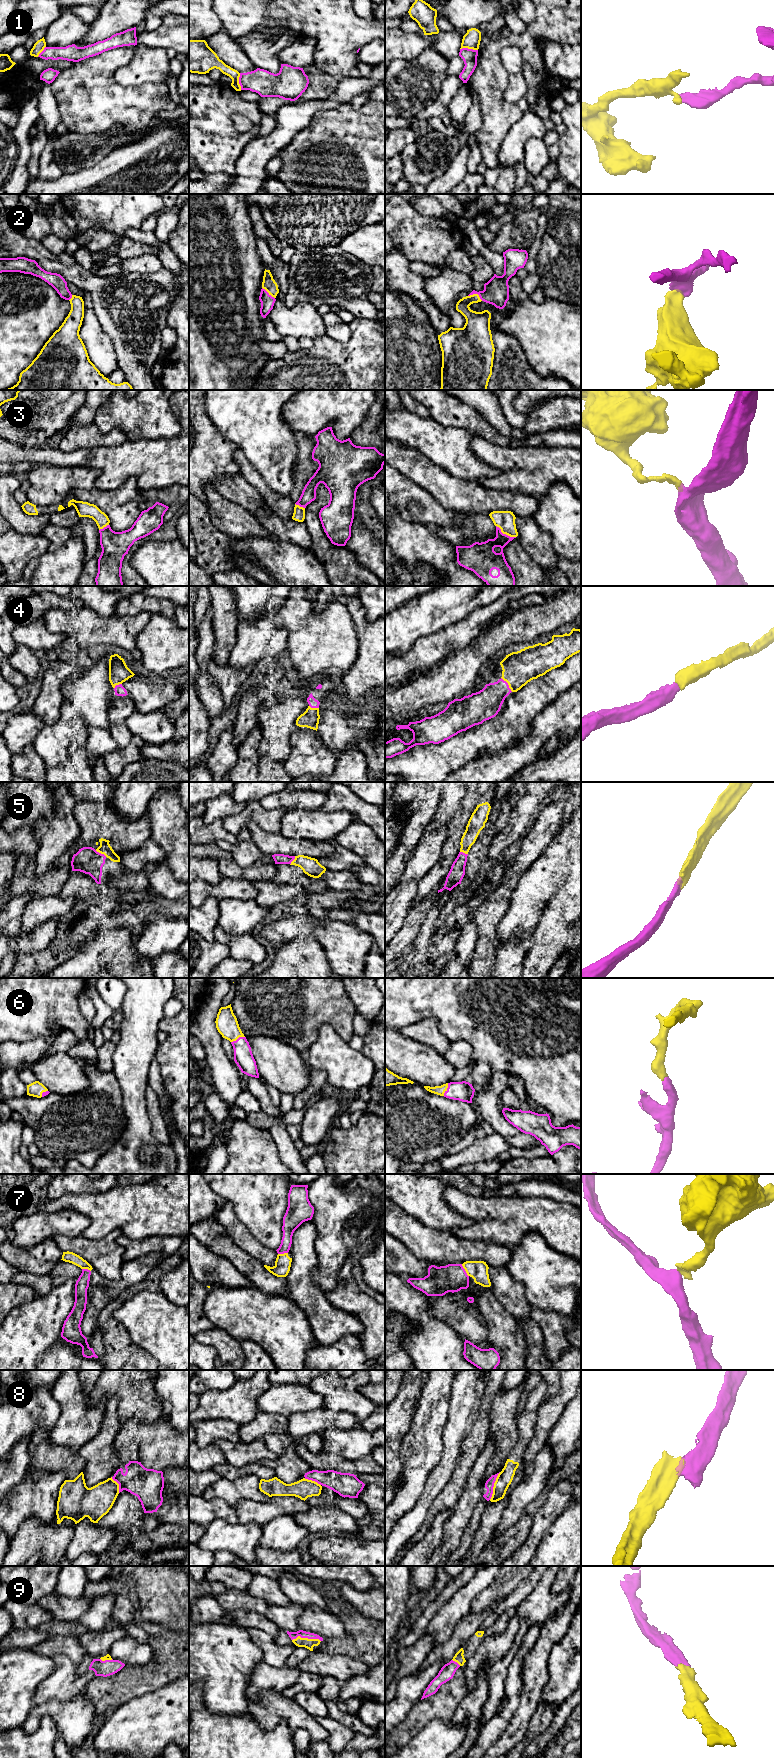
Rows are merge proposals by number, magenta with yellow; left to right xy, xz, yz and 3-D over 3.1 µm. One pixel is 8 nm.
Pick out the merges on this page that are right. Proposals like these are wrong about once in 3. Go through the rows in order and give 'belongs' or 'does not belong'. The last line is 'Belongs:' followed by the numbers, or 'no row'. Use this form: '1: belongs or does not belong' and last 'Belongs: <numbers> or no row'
1: does not belong
2: belongs
3: belongs
4: belongs
5: belongs
6: belongs
7: does not belong
8: does not belong
9: belongs
Belongs: 2, 3, 4, 5, 6, 9

